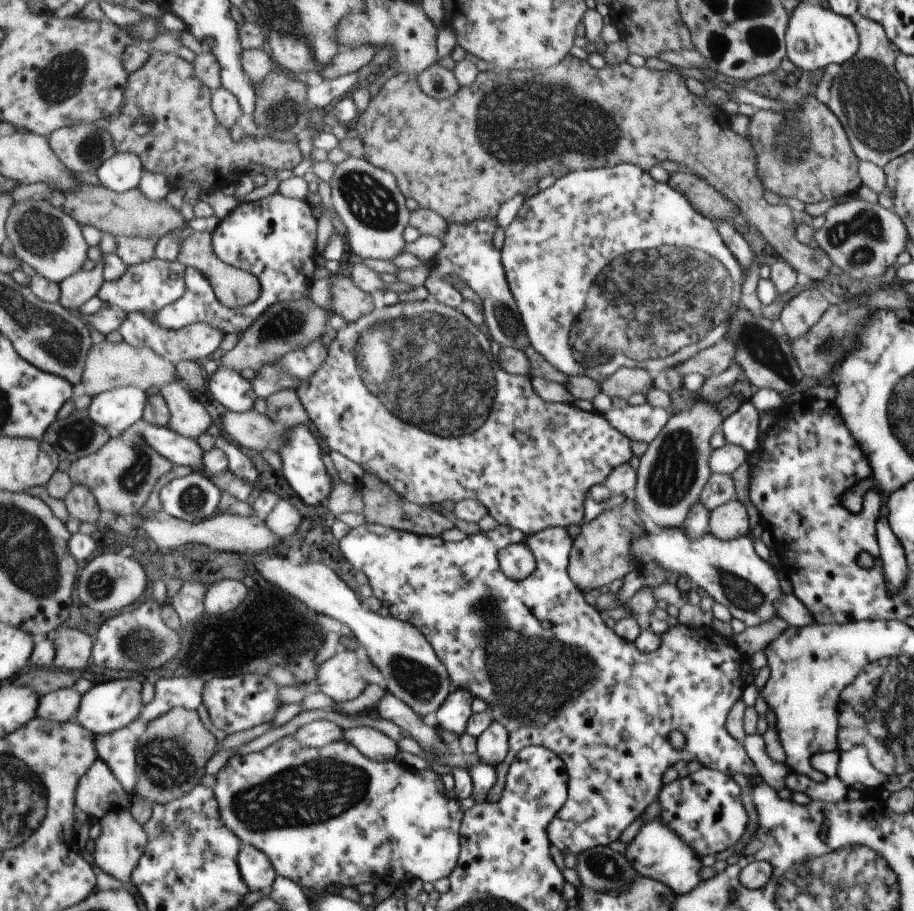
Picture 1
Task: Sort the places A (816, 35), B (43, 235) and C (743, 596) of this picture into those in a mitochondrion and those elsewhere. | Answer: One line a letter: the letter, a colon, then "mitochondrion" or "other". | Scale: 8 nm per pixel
A: other
B: mitochondrion
C: mitochondrion

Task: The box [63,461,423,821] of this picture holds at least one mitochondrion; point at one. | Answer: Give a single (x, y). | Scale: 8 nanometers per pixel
(169, 766)

